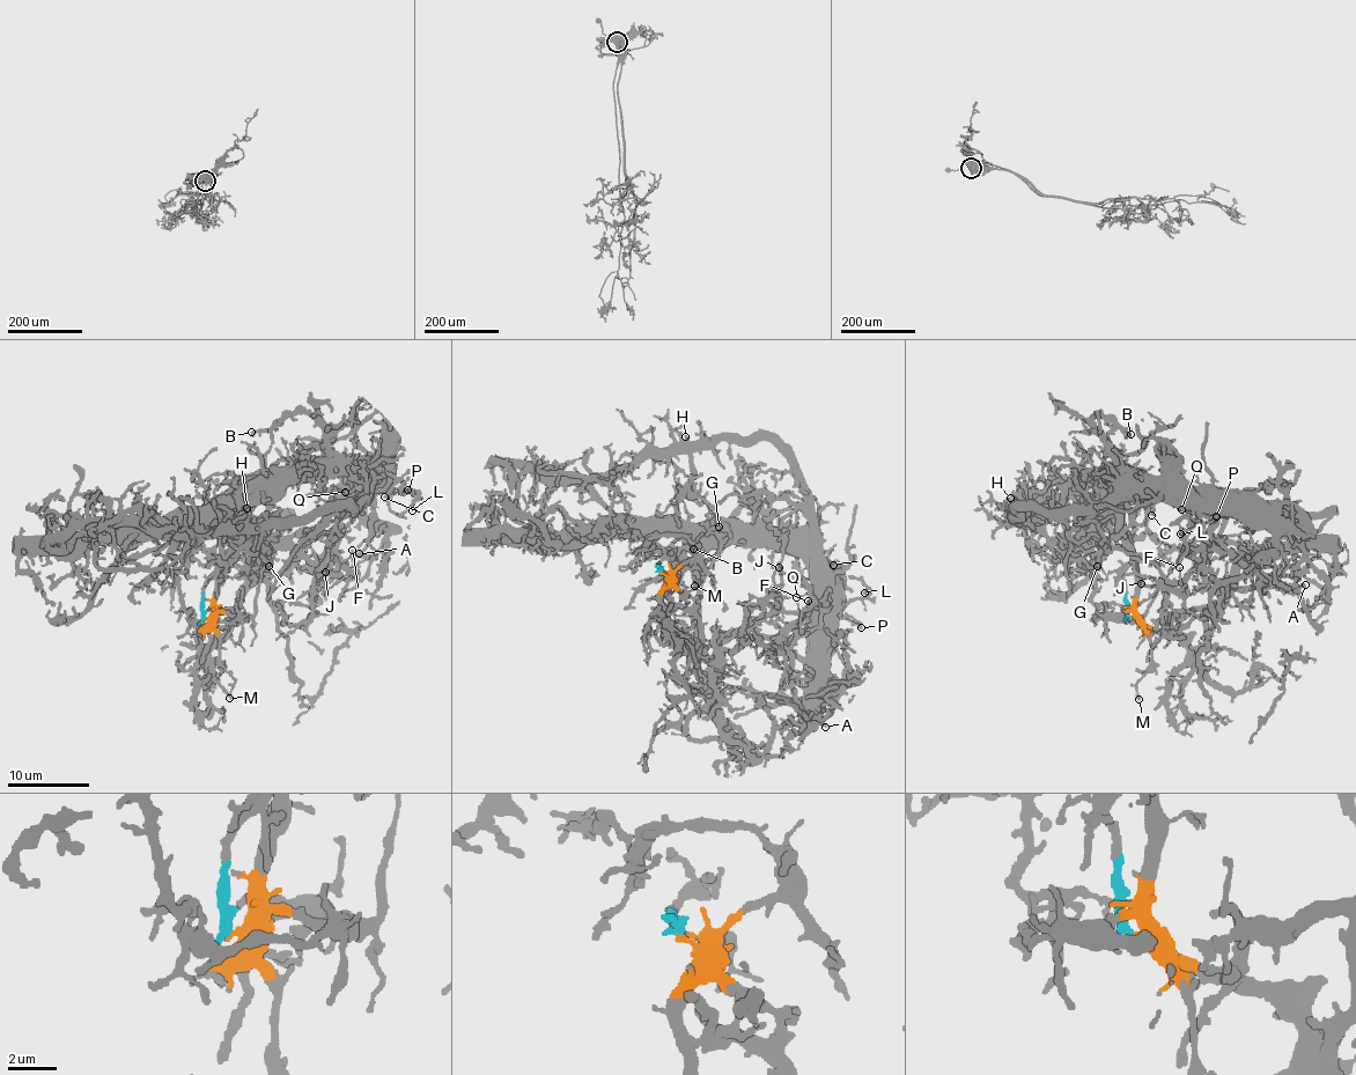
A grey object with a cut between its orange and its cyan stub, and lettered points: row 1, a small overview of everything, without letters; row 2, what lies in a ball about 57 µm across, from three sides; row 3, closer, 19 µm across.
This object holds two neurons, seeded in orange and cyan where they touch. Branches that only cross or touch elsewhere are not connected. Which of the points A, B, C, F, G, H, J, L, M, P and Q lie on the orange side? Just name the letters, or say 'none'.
A, F, J, M

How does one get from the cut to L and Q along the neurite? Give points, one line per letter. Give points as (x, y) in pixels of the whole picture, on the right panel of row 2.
L: (1130, 617), (1124, 490), (1150, 484), (1191, 512), (1179, 522), (1180, 535)
Q: (1130, 617), (1124, 573), (1129, 543), (1121, 525), (1124, 490), (1134, 483), (1154, 484), (1181, 509)

